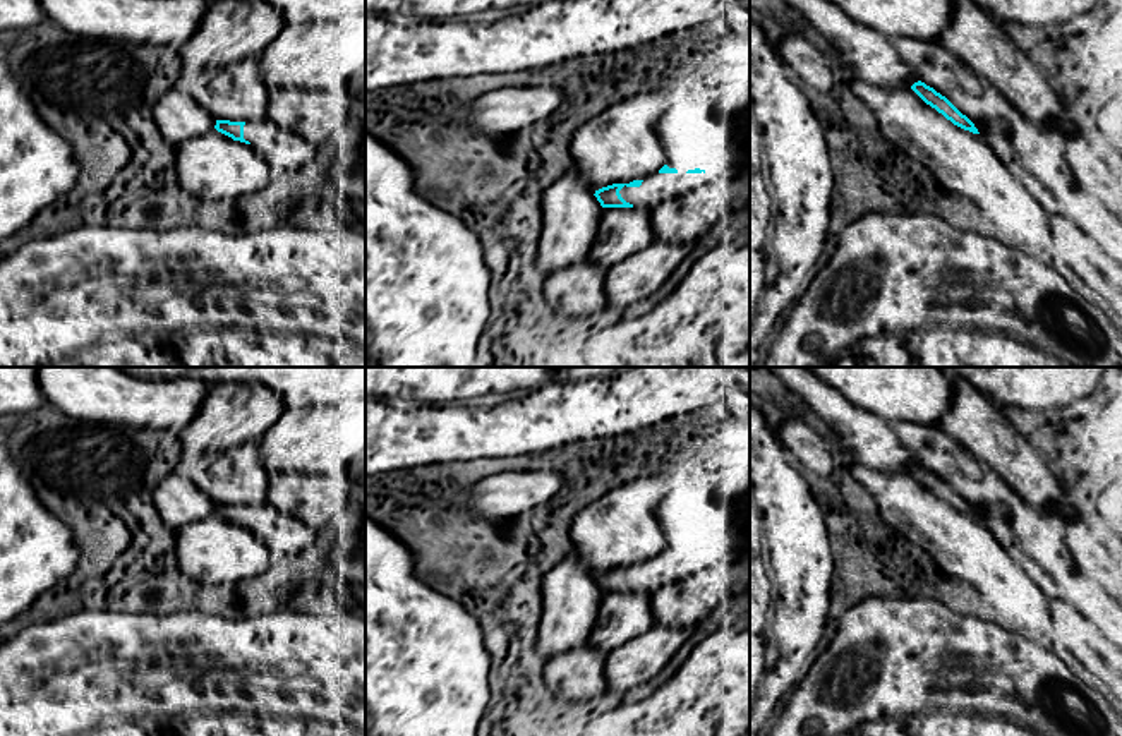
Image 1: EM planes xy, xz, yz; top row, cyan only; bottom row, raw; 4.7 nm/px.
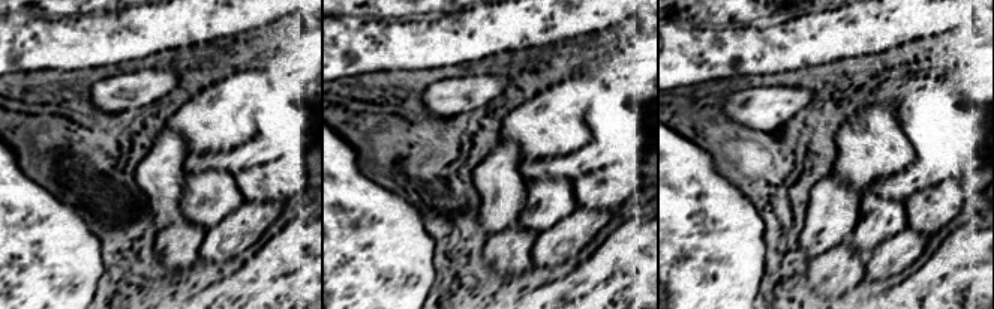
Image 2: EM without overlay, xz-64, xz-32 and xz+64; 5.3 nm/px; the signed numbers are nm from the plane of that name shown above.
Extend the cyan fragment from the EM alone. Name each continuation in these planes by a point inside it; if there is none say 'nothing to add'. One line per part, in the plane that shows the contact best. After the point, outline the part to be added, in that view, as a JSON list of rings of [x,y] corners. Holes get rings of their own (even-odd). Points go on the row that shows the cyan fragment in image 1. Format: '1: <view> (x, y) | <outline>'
1: xz (657, 187) | [[[654,173],[640,187],[623,187],[621,197],[638,208],[655,209],[662,201],[669,201],[688,192],[702,173]]]

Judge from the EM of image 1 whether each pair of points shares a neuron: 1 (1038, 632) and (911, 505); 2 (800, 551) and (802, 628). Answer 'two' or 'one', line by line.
1: one
2: one

